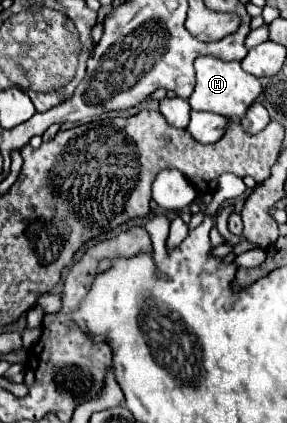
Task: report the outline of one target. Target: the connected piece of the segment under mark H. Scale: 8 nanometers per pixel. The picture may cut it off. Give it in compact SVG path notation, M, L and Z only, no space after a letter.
M202 55L194 61L194 67L196 67L196 87L188 103L196 111L210 111L224 117L242 117L262 91L260 81L254 75L246 73L236 61L226 63L218 57Z

